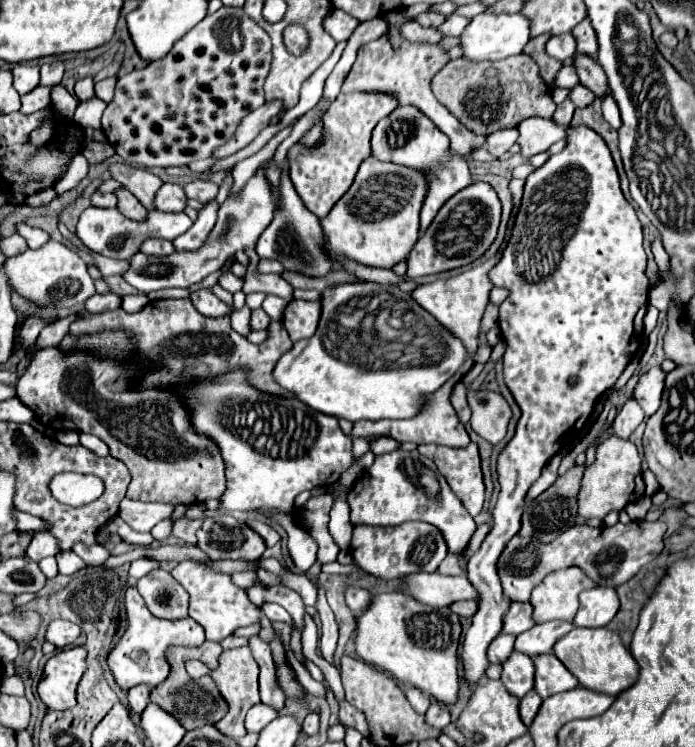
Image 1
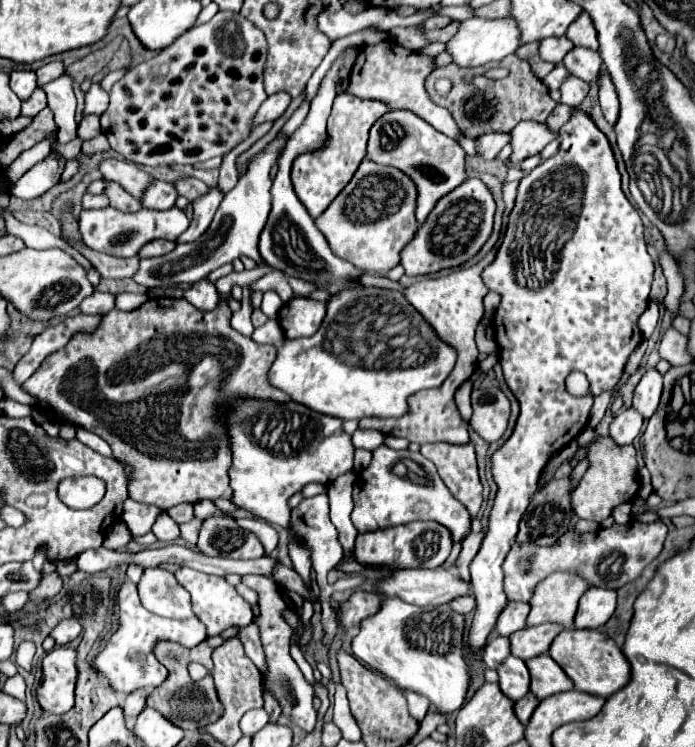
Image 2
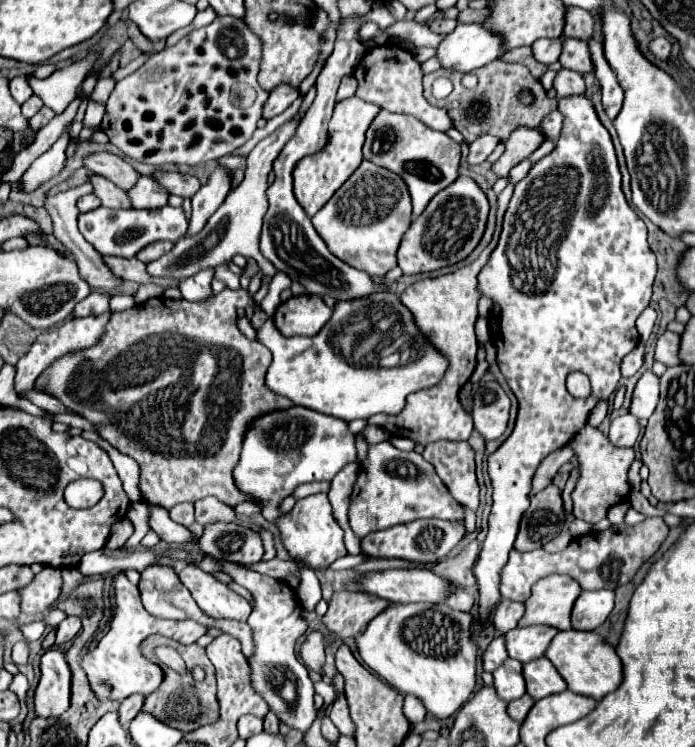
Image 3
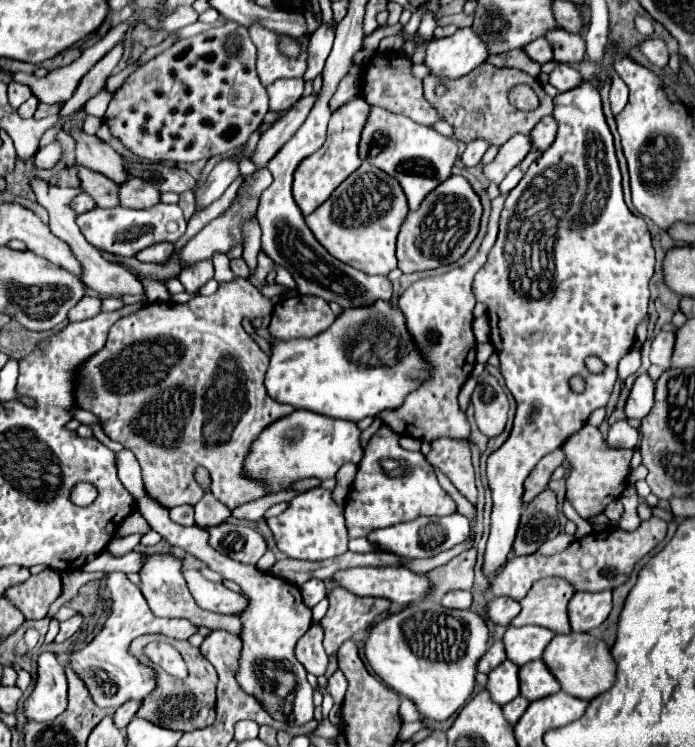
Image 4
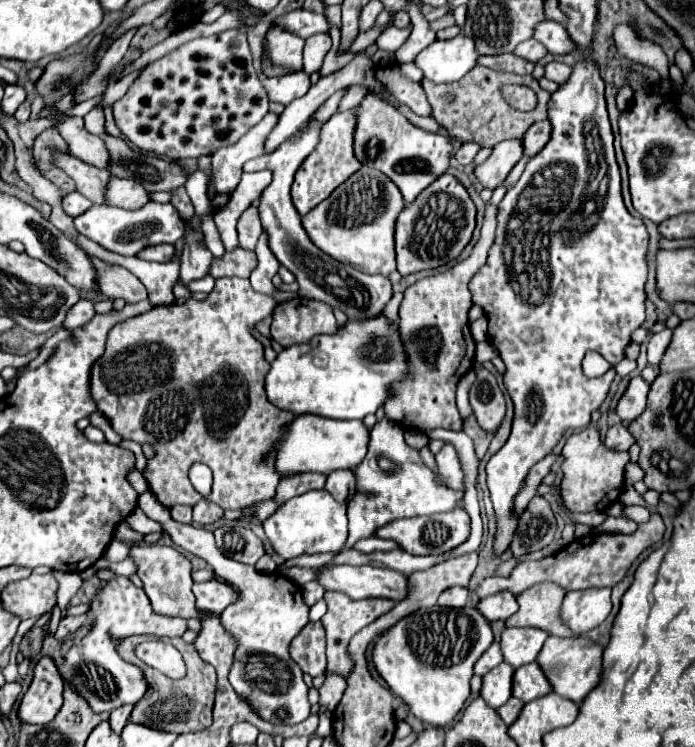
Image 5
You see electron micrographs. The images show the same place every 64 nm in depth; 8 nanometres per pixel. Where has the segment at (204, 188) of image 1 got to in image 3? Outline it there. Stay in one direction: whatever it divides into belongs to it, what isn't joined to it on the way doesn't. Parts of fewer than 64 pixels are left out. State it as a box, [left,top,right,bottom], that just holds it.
[152,170,200,198]

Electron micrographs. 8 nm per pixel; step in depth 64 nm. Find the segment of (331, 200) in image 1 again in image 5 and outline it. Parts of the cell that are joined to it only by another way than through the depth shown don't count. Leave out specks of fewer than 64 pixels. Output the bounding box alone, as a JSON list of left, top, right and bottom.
[292,110,360,216]

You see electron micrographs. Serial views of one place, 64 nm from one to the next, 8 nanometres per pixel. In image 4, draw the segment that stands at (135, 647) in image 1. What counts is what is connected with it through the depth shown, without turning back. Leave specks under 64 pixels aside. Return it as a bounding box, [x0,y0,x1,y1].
[70,572,196,708]

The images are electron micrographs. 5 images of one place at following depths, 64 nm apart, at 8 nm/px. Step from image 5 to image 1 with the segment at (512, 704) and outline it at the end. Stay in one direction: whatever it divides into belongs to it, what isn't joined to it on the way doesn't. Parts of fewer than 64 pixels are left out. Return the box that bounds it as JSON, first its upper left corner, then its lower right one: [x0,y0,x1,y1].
[520,690,542,726]

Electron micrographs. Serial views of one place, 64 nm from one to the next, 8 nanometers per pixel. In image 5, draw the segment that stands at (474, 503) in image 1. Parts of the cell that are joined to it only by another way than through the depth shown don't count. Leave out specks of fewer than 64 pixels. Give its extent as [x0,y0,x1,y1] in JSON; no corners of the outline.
[436,444,462,488]

